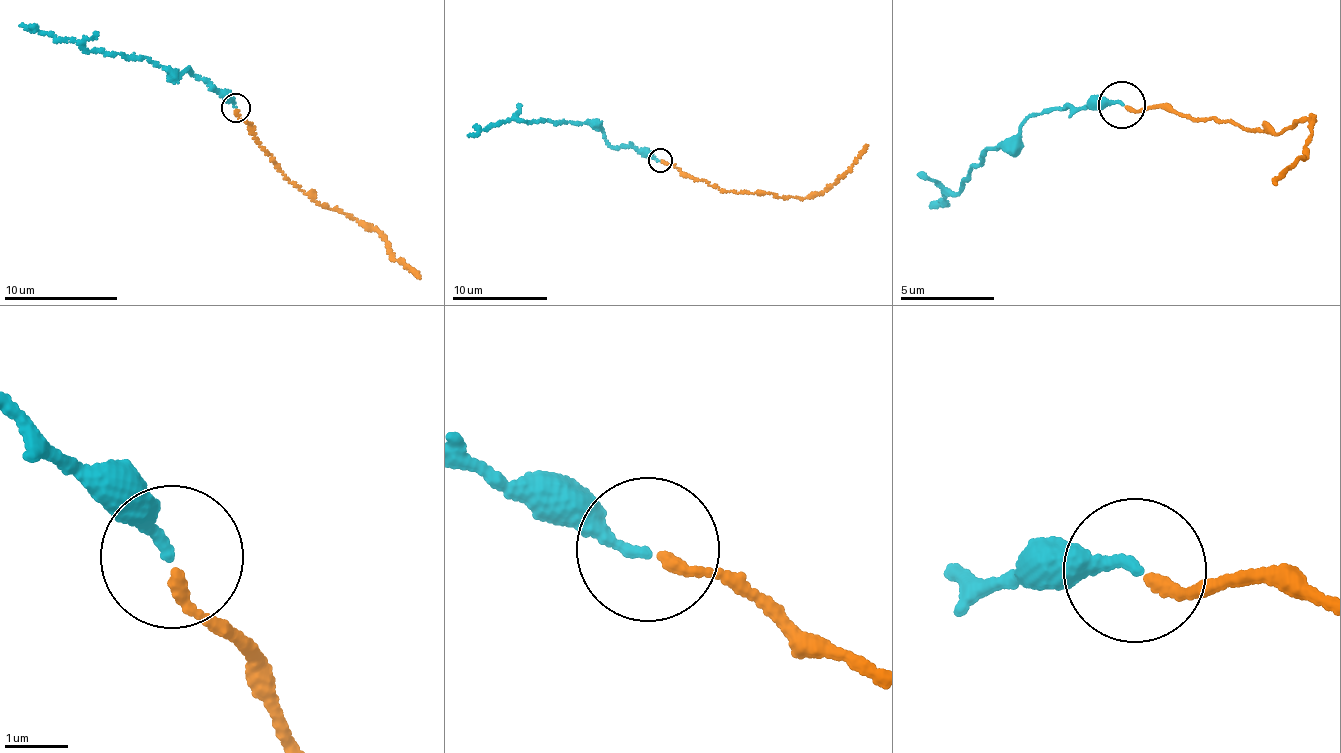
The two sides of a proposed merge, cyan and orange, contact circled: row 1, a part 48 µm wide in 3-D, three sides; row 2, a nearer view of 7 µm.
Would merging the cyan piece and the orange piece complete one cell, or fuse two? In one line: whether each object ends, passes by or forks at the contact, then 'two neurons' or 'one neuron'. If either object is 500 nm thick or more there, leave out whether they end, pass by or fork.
cyan ends; orange ends; one neuron

